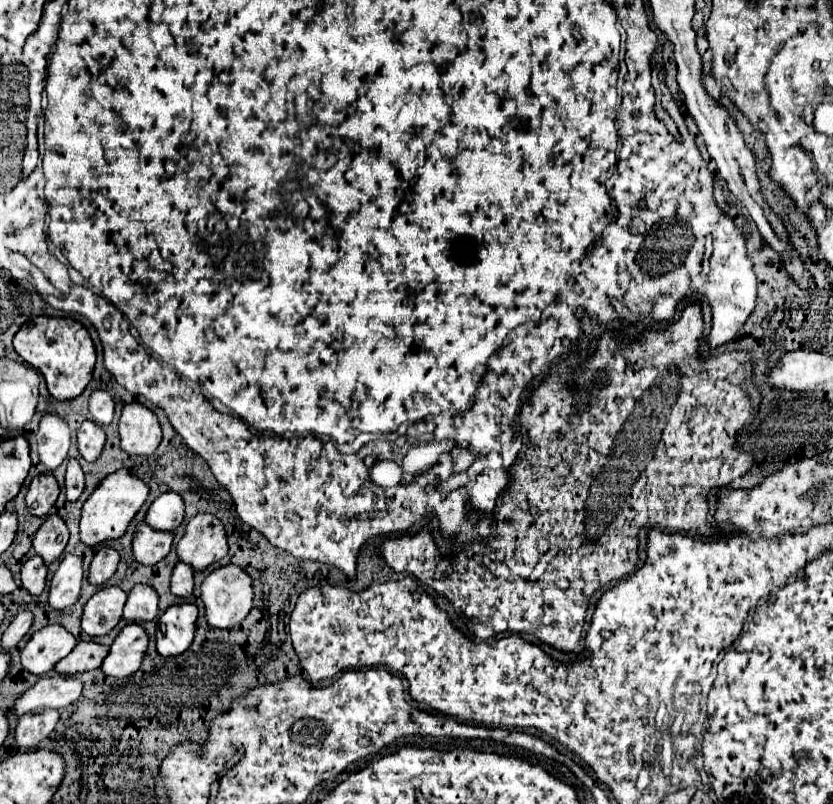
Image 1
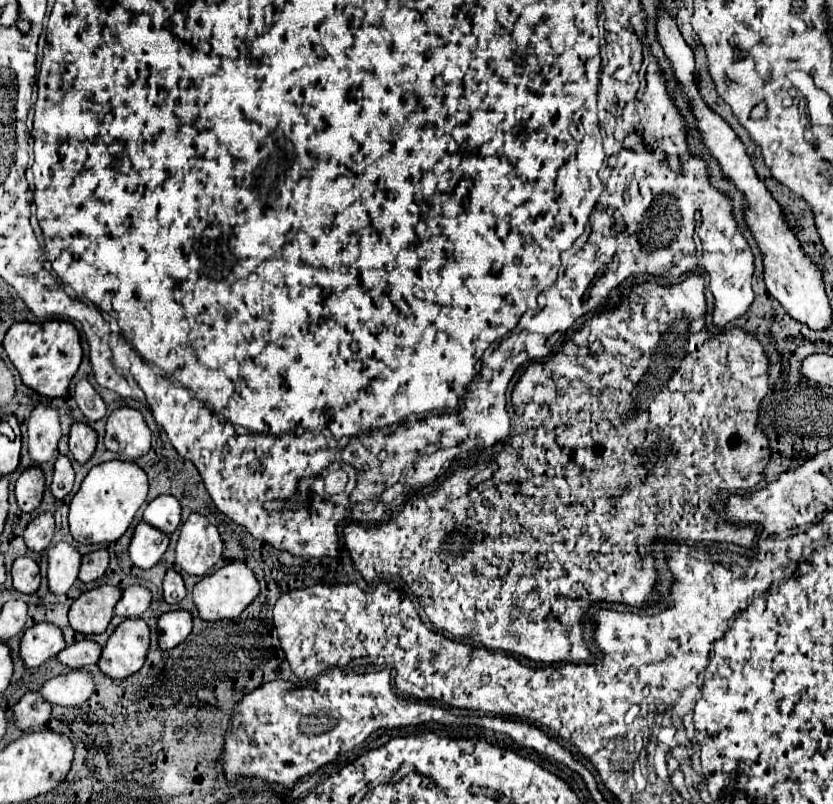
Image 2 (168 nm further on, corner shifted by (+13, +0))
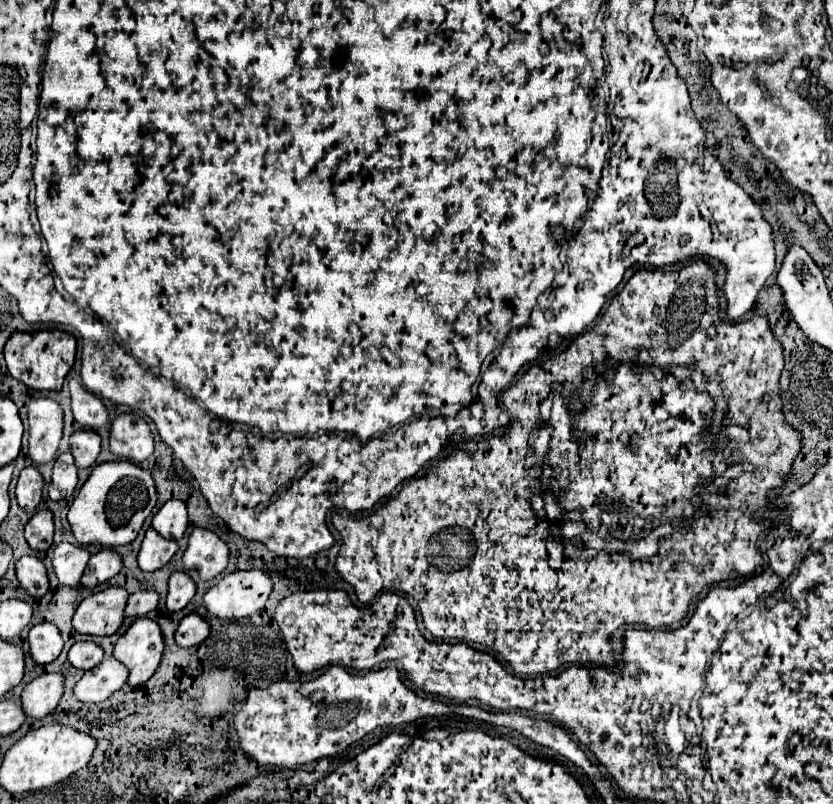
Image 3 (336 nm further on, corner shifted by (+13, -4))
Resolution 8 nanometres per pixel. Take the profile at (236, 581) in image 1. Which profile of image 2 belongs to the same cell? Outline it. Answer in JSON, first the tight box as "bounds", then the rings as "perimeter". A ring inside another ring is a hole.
{"bounds":[192,563,258,621],"perimeter":[[[230,563],[216,569],[210,575],[204,575],[192,591],[194,605],[204,621],[218,621],[218,619],[236,619],[258,595],[258,581],[254,573],[244,563]]]}

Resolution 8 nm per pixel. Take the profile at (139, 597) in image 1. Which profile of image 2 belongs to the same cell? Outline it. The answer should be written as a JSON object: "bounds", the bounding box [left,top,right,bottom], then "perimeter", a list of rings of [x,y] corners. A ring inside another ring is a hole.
{"bounds":[114,587,150,617],"perimeter":[[[128,587],[124,589],[120,601],[116,603],[114,613],[122,615],[122,617],[142,617],[142,613],[150,607],[150,591],[146,587]]]}

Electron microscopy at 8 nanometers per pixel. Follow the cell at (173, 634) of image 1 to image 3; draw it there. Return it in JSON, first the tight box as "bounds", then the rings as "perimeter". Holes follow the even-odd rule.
{"bounds":[176,613,210,647],"perimeter":[[[190,613],[182,619],[176,629],[176,643],[180,647],[194,647],[200,645],[210,635],[210,625],[198,613]]]}

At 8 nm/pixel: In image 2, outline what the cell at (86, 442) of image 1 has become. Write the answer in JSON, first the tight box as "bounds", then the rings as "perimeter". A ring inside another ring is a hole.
{"bounds":[70,423,96,463],"perimeter":[[[74,423],[70,429],[70,453],[78,463],[86,463],[96,449],[96,431],[86,423]]]}

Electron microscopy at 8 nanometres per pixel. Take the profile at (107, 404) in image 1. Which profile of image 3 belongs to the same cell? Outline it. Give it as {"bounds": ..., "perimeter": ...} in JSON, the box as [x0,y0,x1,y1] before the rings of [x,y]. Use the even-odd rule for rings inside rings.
{"bounds":[70,379,108,429],"perimeter":[[[70,379],[70,393],[72,393],[72,411],[74,419],[86,427],[86,429],[98,429],[106,425],[108,413],[102,403],[94,393],[86,391],[76,379]]]}

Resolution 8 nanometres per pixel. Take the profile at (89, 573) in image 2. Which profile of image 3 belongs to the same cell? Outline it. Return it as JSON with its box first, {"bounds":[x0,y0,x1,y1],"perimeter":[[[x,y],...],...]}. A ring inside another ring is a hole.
{"bounds":[82,549,122,589],"perimeter":[[[104,549],[90,557],[88,567],[82,575],[82,585],[92,589],[92,587],[116,577],[120,571],[122,571],[122,557],[112,549]]]}

